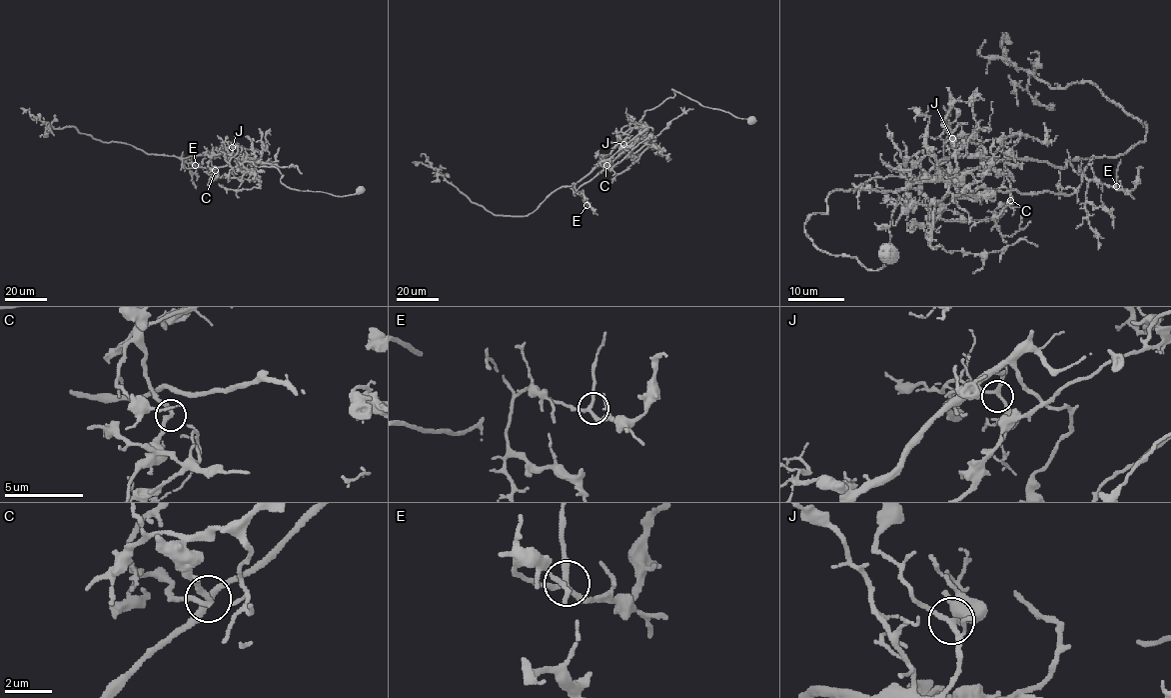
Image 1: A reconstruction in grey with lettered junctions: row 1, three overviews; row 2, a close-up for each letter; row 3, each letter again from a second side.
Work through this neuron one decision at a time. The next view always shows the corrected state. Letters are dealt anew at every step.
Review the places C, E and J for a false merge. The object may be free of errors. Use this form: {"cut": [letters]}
{"cut": ["C"]}

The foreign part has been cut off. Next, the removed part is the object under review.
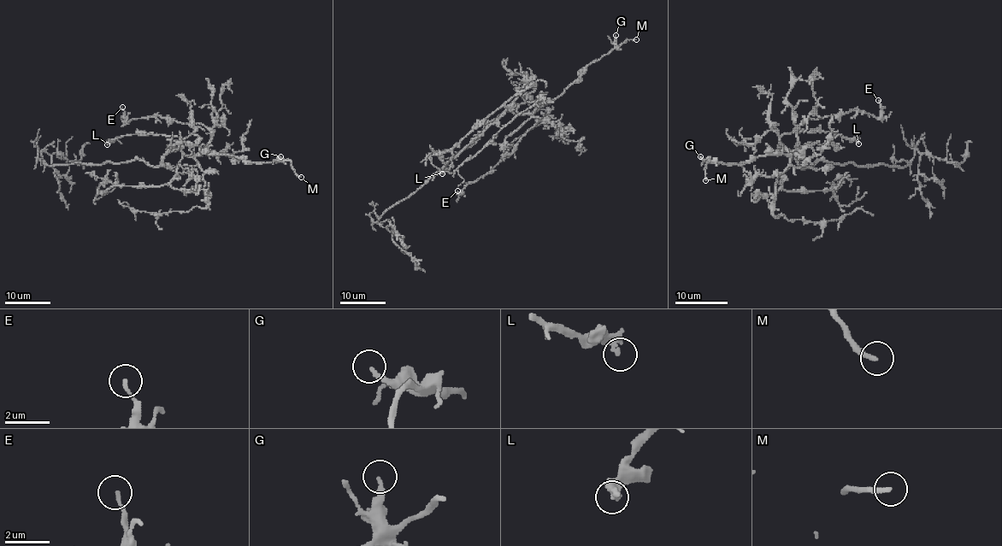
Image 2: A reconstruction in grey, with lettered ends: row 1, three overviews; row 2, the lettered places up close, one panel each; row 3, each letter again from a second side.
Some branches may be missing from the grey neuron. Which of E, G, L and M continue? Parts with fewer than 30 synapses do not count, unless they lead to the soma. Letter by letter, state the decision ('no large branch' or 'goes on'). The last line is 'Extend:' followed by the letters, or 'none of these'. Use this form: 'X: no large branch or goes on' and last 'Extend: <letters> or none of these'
E: no large branch
G: no large branch
L: no large branch
M: goes on
Extend: M

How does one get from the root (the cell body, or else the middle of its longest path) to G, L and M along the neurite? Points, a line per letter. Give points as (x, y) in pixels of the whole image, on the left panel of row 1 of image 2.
G: (160, 164), (167, 152), (180, 147), (188, 156), (226, 154), (241, 157), (249, 163), (277, 161), (280, 156)
L: (160, 164), (167, 152), (179, 147), (181, 140), (178, 137), (129, 134), (110, 140), (107, 144)
M: (160, 164), (167, 152), (180, 147), (188, 156), (226, 154), (249, 163), (289, 161), (301, 177)

